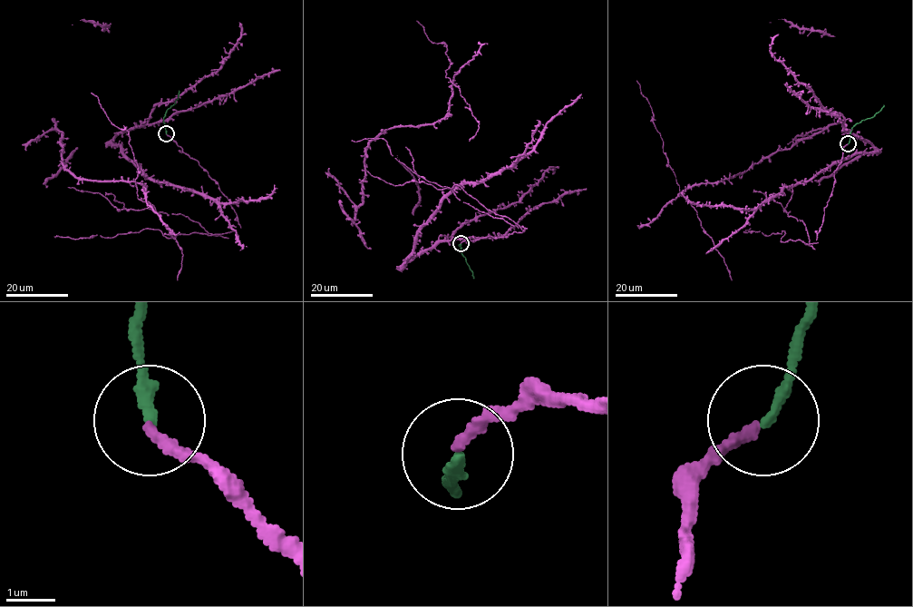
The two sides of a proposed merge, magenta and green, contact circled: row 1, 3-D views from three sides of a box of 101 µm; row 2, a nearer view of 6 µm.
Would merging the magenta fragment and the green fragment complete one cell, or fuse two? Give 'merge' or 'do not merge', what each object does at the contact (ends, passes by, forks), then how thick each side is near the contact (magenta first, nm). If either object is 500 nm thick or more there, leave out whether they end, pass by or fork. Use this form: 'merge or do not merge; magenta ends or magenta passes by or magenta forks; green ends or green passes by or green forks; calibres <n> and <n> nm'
merge; magenta ends; green ends; calibres 220 and 240 nm

